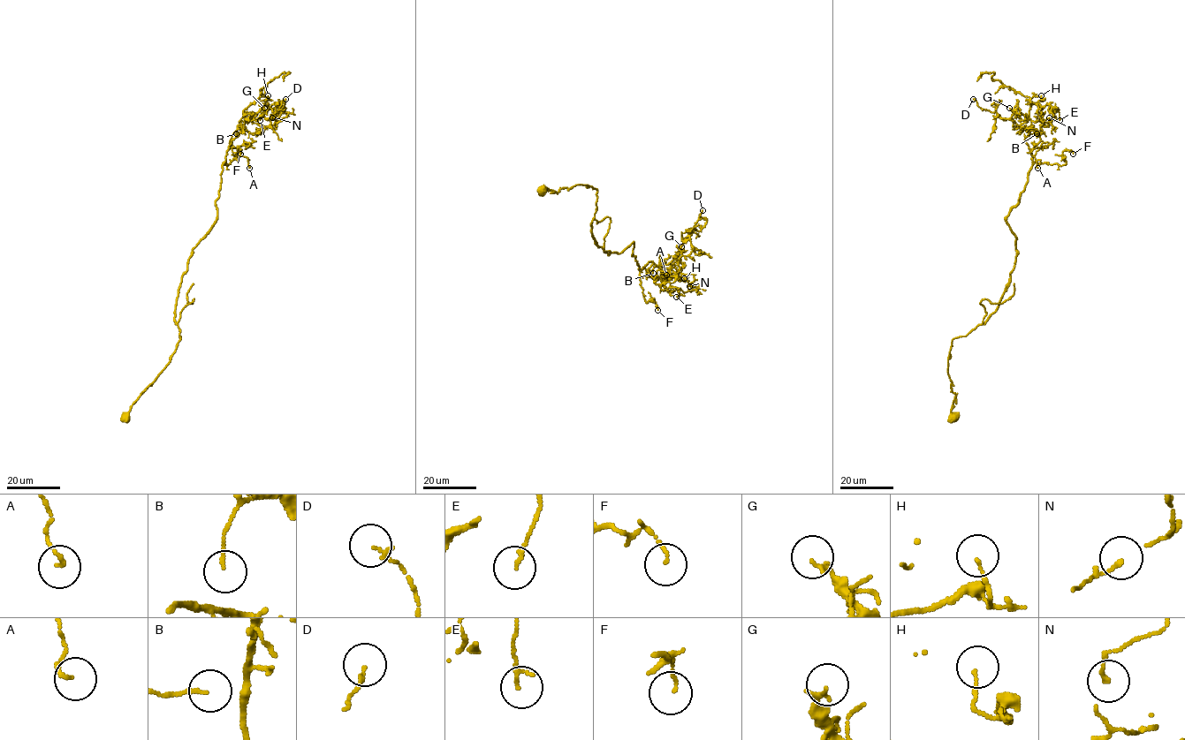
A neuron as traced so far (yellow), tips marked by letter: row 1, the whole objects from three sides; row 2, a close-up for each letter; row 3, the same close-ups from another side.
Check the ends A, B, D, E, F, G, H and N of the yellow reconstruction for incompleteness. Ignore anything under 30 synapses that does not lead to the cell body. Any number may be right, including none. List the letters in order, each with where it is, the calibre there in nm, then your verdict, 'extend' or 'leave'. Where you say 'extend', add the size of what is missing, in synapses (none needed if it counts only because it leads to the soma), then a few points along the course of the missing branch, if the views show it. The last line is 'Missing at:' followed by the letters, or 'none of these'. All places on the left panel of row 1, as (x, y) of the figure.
A: at (249, 168); 110 nm thick; leave
B: at (236, 133); 70 nm thick; leave
D: at (285, 99); 120 nm thick; leave
E: at (260, 120); 130 nm thick; leave
F: at (240, 154); 90 nm thick; leave
G: at (264, 108); 140 nm thick; leave
H: at (268, 95); 110 nm thick; leave
N: at (272, 117); 100 nm thick; leave
Missing at: none of these

